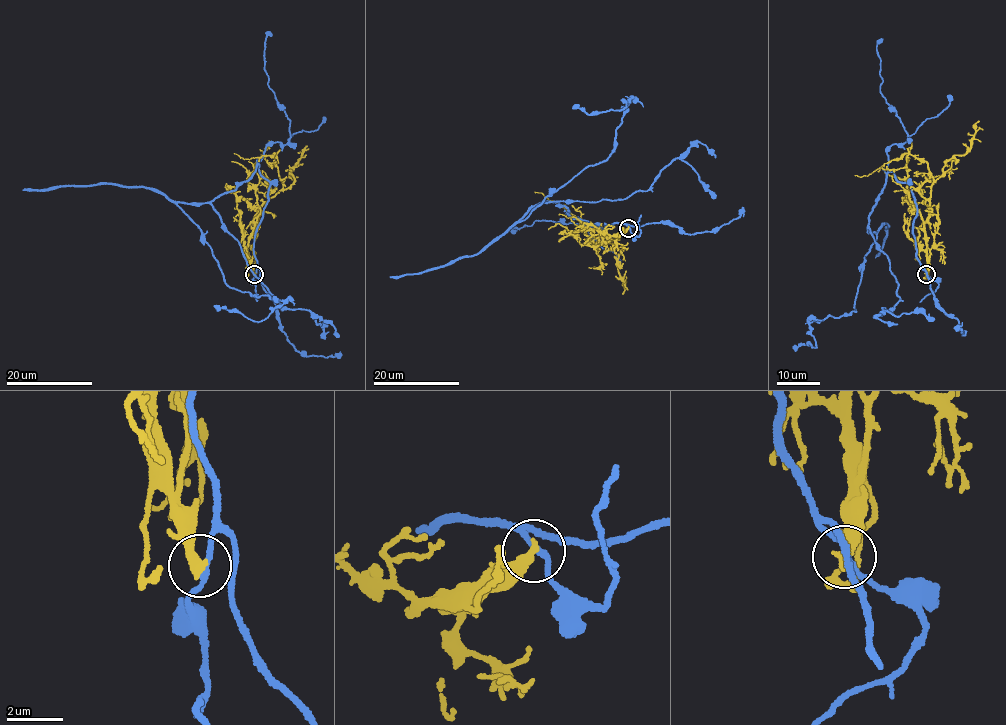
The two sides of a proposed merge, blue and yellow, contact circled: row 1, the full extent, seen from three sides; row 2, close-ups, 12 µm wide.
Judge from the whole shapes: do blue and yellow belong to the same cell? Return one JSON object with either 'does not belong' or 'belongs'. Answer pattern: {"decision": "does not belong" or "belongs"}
{"decision": "does not belong"}

